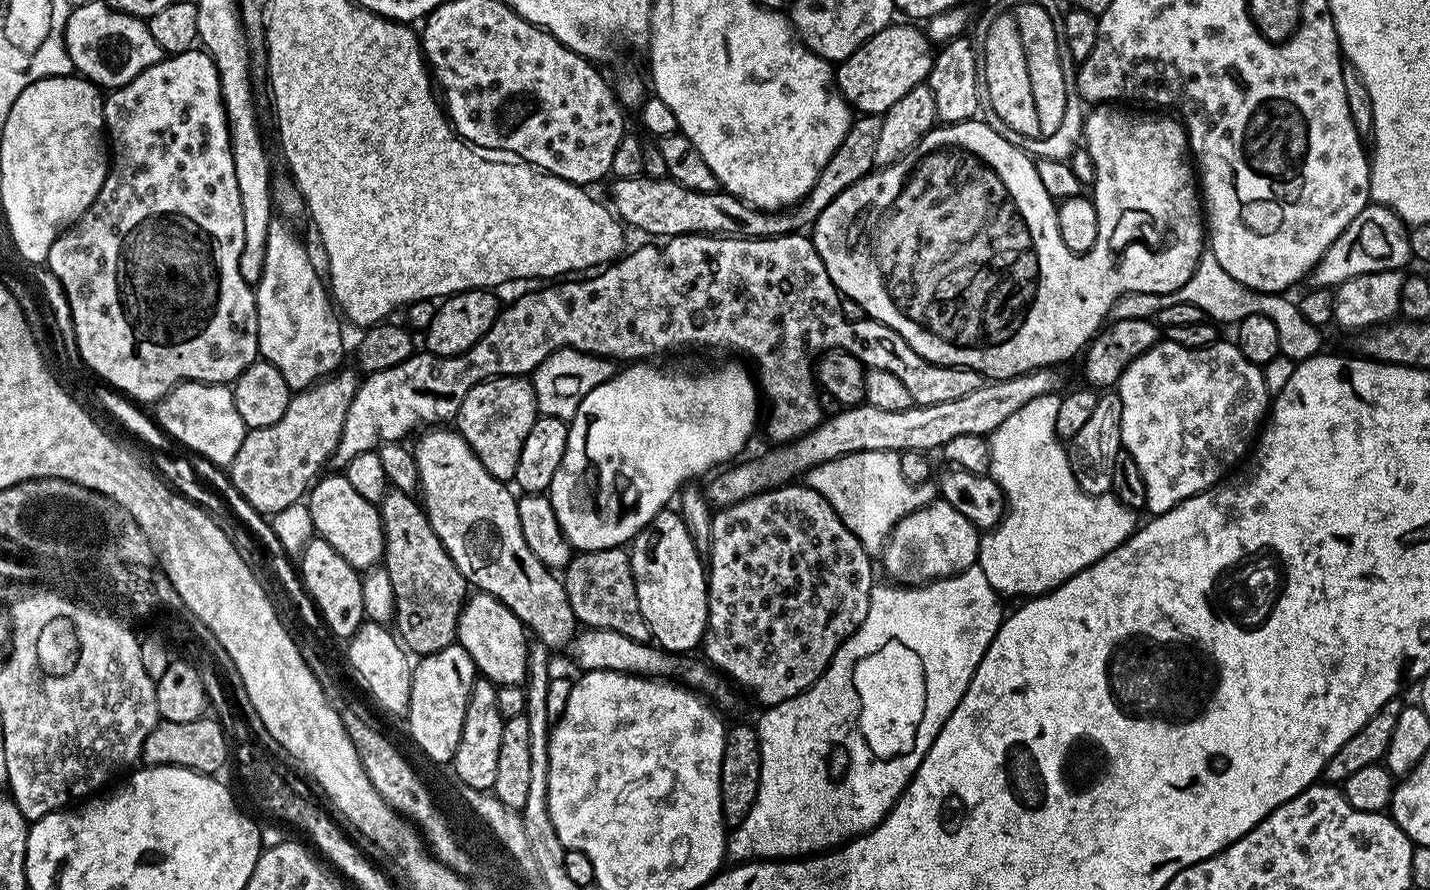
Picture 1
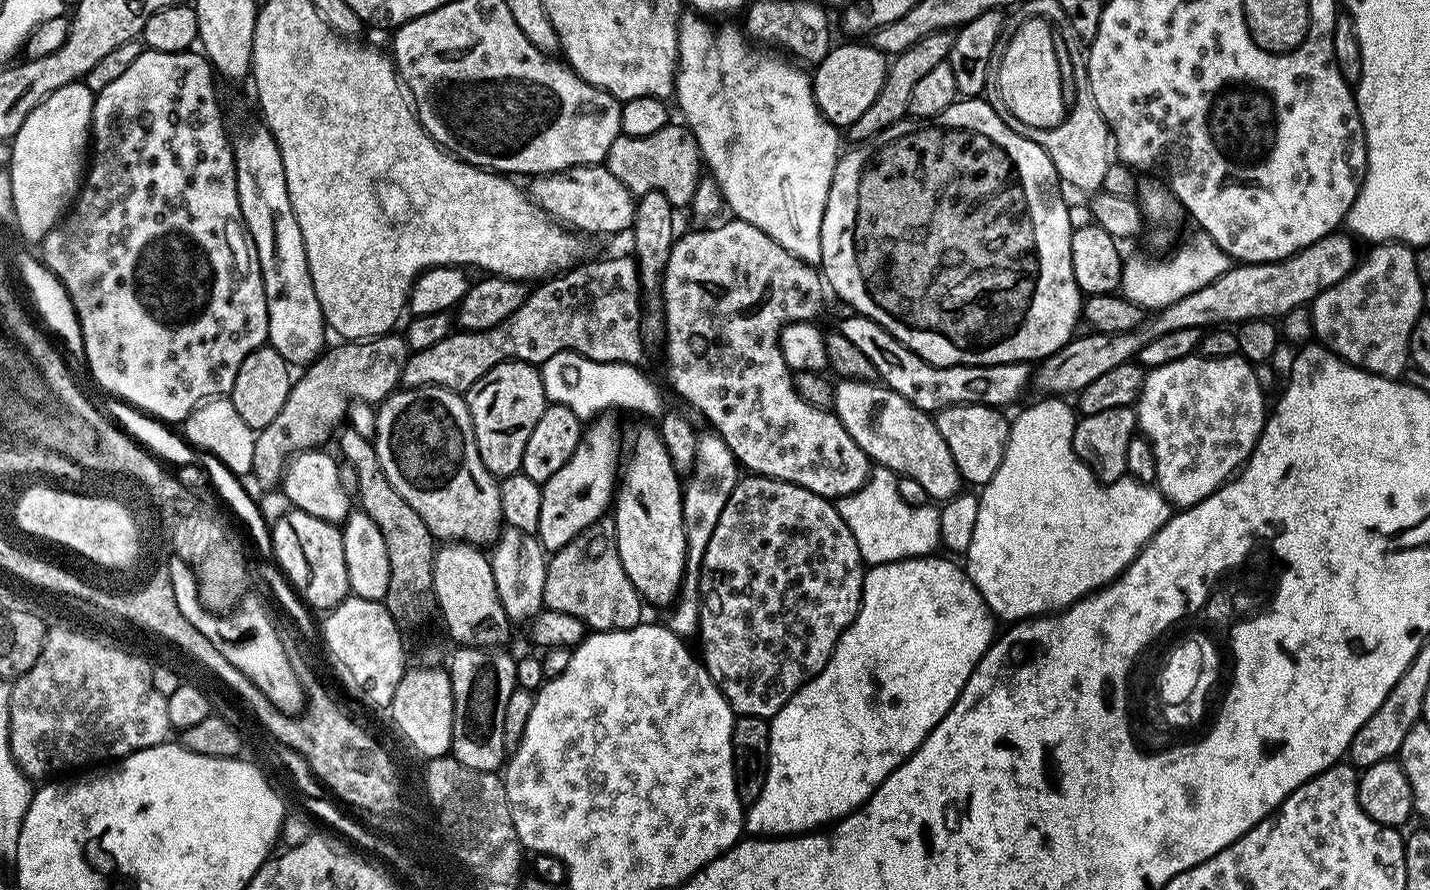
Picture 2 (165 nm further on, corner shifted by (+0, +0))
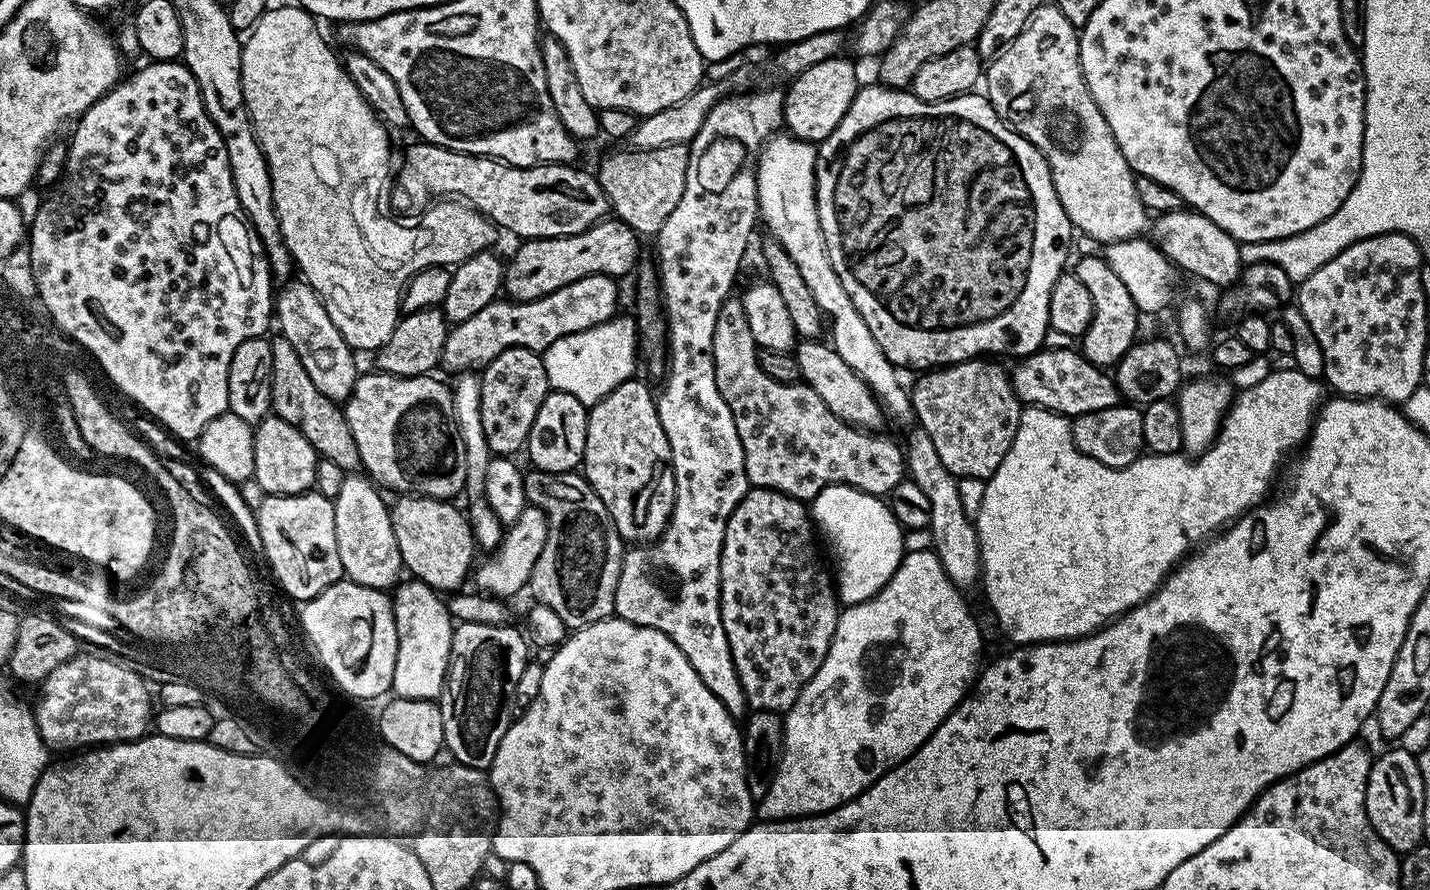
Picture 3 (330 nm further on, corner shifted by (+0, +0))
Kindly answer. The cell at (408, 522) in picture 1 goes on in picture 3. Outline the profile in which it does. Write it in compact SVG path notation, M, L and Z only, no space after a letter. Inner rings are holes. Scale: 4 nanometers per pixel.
M281 334L271 337L272 354L274 356L270 365L270 398L272 399L272 412L278 418L290 422L310 442L317 457L329 460L342 466L345 474L352 474L361 467L358 454L358 442L354 442L354 434L350 434L350 426L344 417L344 409L335 400L331 400L314 386L313 379L306 374L297 351Z

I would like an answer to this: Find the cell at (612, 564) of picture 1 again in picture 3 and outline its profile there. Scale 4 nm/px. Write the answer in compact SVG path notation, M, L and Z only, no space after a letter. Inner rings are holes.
M532 470L524 477L524 489L529 505L544 511L548 523L546 546L542 546L542 554L538 554L538 562L534 562L534 570L530 581L530 592L541 604L550 606L558 618L567 624L569 629L584 628L599 620L609 619L615 613L614 594L618 590L618 578L622 570L625 541L621 540L602 498L584 479L579 471L541 472Z

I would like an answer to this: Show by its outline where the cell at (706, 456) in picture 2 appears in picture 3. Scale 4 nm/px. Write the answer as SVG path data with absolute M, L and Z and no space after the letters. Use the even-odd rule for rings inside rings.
M768 86L763 90L748 90L743 94L729 94L724 99L719 100L710 110L710 114L706 114L706 122L702 122L702 130L698 130L696 137L688 144L686 190L682 190L682 198L678 201L678 206L674 206L674 211L670 213L670 218L666 218L666 222L662 222L662 226L654 234L654 241L656 240L656 256L654 255L654 260L660 273L660 298L664 302L666 365L668 364L668 377L664 380L664 389L658 392L656 396L656 409L658 410L658 418L662 422L662 430L666 430L666 438L670 442L676 497L672 507L672 517L669 518L660 539L655 542L629 547L625 551L622 570L618 578L618 590L614 594L615 615L631 624L657 628L662 634L669 636L674 642L674 646L678 646L678 650L682 650L682 654L686 654L686 662L690 662L690 666L694 666L698 678L702 678L702 682L706 682L706 690L710 690L710 694L714 694L714 698L718 698L718 702L722 702L722 706L726 706L726 710L734 718L740 718L745 715L748 708L748 700L744 697L742 682L738 678L738 670L734 666L734 658L730 654L730 642L726 642L726 630L722 630L720 559L722 558L722 542L726 538L726 522L730 518L730 514L734 514L734 506L738 506L738 502L742 502L742 498L747 494L750 485L746 474L742 442L738 438L738 426L734 426L734 418L730 414L728 400L722 398L722 394L718 394L716 367L714 366L714 330L716 329L718 314L722 310L722 306L733 295L732 287L736 284L736 275L740 272L740 263L744 260L744 251L747 250L748 243L752 240L752 231L755 230L756 224L758 228L760 203L756 197L756 163L760 161L761 150L768 143L773 133L781 127L783 119L784 92L776 86Z

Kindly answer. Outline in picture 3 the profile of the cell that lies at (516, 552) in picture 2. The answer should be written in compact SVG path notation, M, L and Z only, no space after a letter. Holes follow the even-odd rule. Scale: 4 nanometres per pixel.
M469 370L455 377L456 384L451 385L452 401L454 402L454 418L458 426L458 434L462 438L462 446L466 454L466 482L464 492L472 505L466 508L466 515L469 524L472 526L472 535L475 543L480 544L487 550L494 550L500 544L500 539L505 534L498 517L494 510L489 506L484 498L486 490L486 470L494 458L490 446L486 442L486 434L482 431L482 412L480 406L480 376L475 371Z

